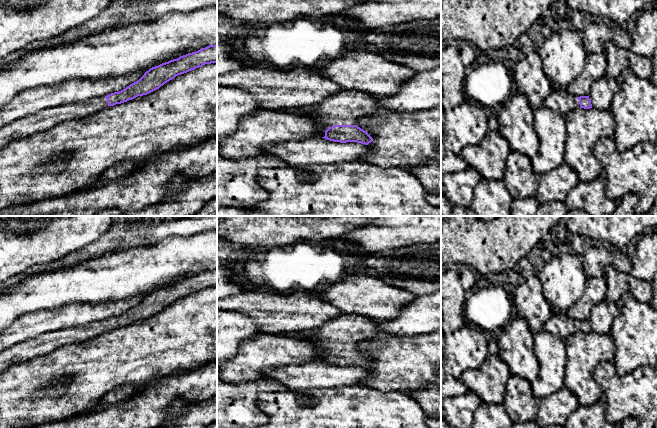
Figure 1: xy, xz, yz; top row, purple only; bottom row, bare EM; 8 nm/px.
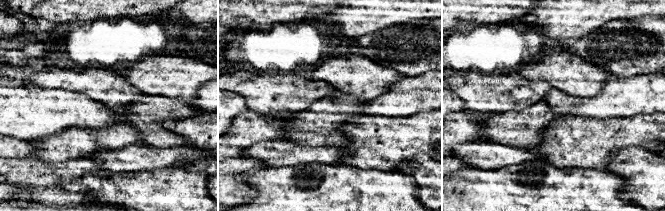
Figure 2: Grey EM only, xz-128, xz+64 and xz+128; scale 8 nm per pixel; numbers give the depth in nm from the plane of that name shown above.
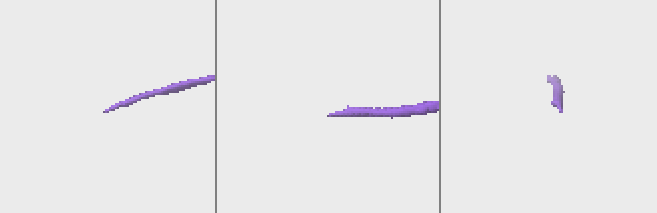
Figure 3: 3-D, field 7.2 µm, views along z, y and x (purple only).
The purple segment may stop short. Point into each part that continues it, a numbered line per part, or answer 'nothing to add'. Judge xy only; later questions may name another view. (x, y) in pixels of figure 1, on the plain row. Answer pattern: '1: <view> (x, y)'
1: xy (46, 343)

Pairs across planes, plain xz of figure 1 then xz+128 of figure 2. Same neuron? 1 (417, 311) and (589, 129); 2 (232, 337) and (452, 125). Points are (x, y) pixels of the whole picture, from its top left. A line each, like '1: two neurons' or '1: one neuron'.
1: two neurons
2: two neurons

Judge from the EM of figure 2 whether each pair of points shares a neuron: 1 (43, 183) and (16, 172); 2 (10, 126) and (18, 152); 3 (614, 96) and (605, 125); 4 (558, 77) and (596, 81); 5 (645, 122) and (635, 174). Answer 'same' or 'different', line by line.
1: same
2: different
3: different
4: same
5: different

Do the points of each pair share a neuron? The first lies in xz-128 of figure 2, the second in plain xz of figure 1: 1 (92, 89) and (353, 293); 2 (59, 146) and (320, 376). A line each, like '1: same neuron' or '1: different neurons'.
1: different neurons
2: different neurons

